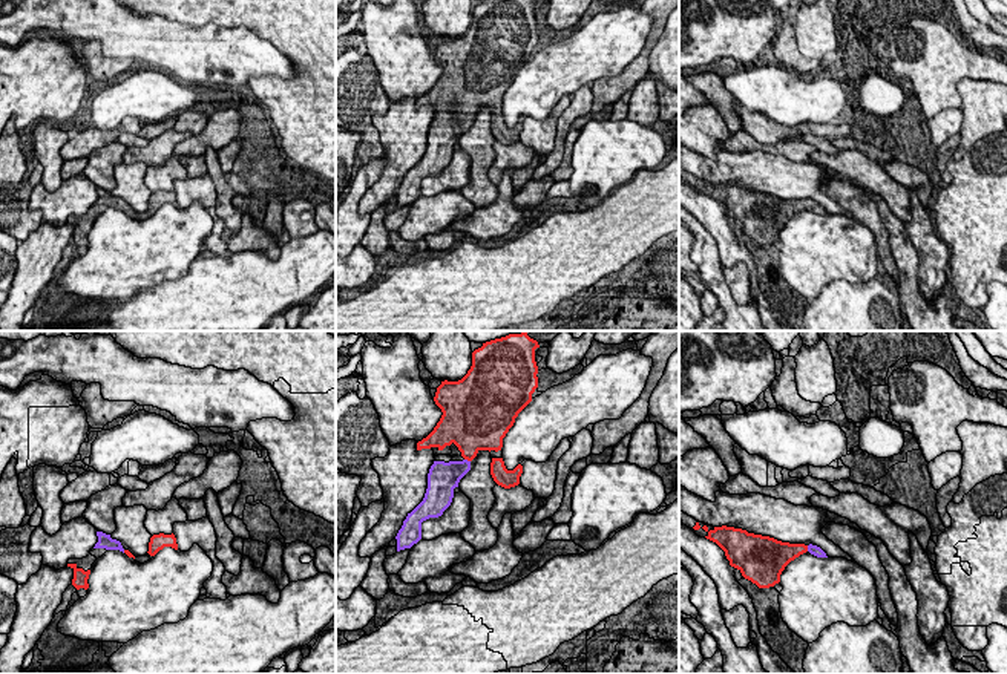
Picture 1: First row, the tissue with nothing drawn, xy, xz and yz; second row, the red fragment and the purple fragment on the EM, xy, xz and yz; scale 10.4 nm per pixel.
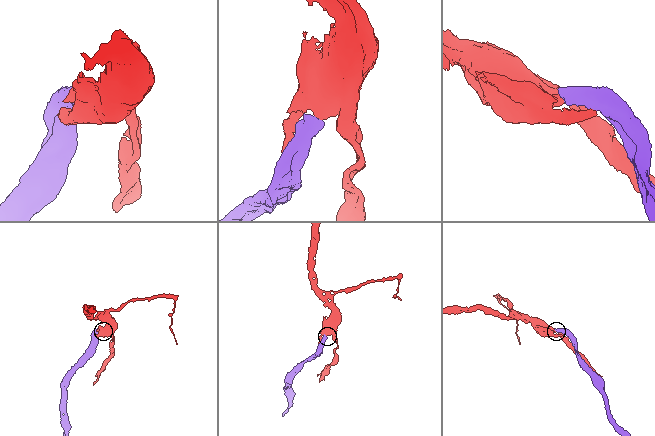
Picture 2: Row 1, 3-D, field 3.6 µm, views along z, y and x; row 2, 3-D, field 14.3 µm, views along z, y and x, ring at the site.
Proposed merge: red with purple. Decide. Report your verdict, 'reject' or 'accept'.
accept

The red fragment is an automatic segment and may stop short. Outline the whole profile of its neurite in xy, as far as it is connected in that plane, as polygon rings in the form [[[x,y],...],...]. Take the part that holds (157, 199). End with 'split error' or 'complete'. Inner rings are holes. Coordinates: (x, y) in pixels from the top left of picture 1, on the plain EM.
[[[164,190],[153,191],[150,195],[149,208],[147,210],[150,213],[155,213],[164,204],[172,204],[172,205],[178,207],[176,195],[175,195],[173,190],[172,191],[164,191]]] | complete

